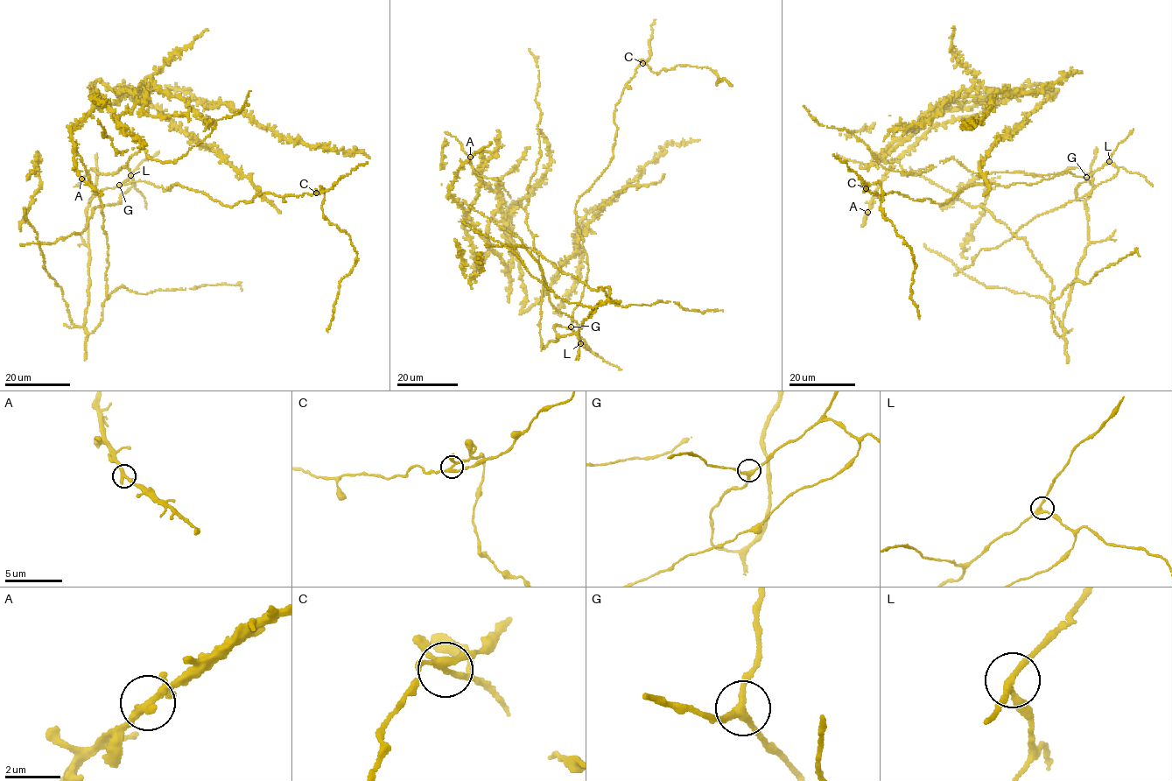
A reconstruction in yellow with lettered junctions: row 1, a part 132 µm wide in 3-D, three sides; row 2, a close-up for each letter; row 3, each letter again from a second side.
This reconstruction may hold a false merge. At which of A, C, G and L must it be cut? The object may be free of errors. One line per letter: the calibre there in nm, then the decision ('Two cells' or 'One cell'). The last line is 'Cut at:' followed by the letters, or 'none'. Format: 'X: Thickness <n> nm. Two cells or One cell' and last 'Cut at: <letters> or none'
A: Thickness 240 nm. One cell
C: Thickness 240 nm. Two cells
G: Thickness 240 nm. One cell
L: Thickness 240 nm. One cell
Cut at: C

